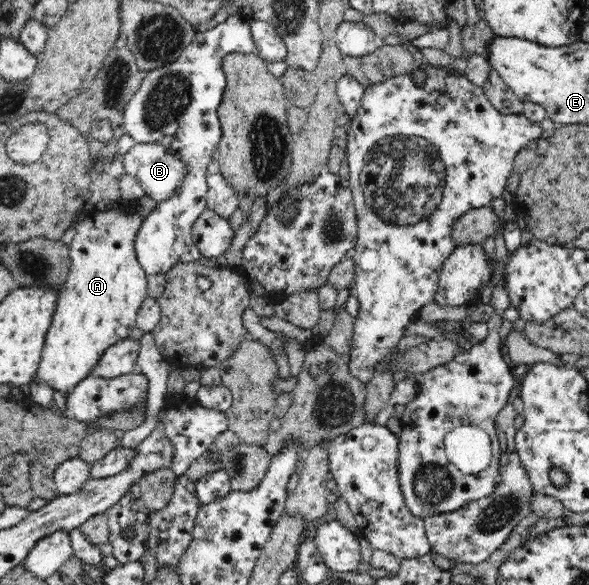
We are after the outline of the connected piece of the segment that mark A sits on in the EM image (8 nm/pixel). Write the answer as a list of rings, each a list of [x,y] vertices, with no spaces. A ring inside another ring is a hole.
[[[125,202],[116,211],[97,210],[90,206],[83,211],[82,220],[76,226],[76,233],[69,245],[69,275],[58,293],[39,369],[35,373],[35,382],[43,382],[51,387],[52,391],[61,391],[66,395],[82,379],[90,375],[107,348],[129,338],[129,333],[136,325],[138,309],[148,297],[147,274],[135,253],[135,239],[142,223],[143,217],[134,209],[133,202]]]

